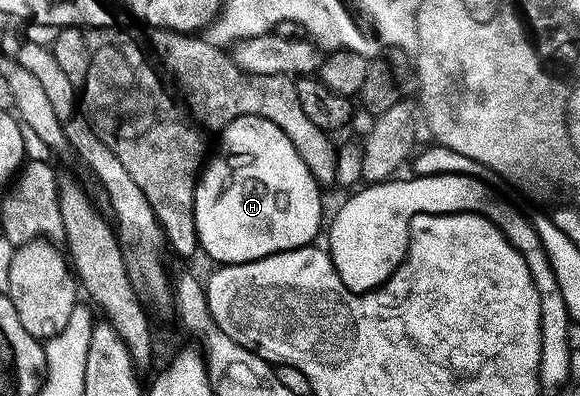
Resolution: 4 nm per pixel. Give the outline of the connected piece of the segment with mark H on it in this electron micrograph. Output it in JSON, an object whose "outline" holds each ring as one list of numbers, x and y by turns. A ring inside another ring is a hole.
{"outline":[[242,117,226,126,220,140,218,154,209,158,194,193,195,231,201,252,218,261,219,266,229,266,252,263,277,253,313,246,314,236,322,225,322,191,300,159,296,147,292,147,292,139,288,139,288,135,284,135,276,123]]}

